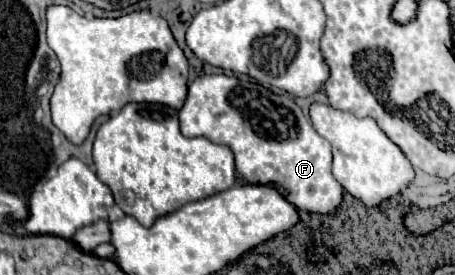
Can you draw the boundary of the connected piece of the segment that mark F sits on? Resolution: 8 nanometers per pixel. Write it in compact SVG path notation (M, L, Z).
M210 74L200 76L188 86L188 98L180 108L180 130L188 138L204 136L214 144L228 146L236 160L236 170L250 184L276 184L288 192L288 200L310 214L332 214L342 204L344 188L332 176L332 146L302 114L294 100L286 94L274 94L252 80L238 80L236 76Z

